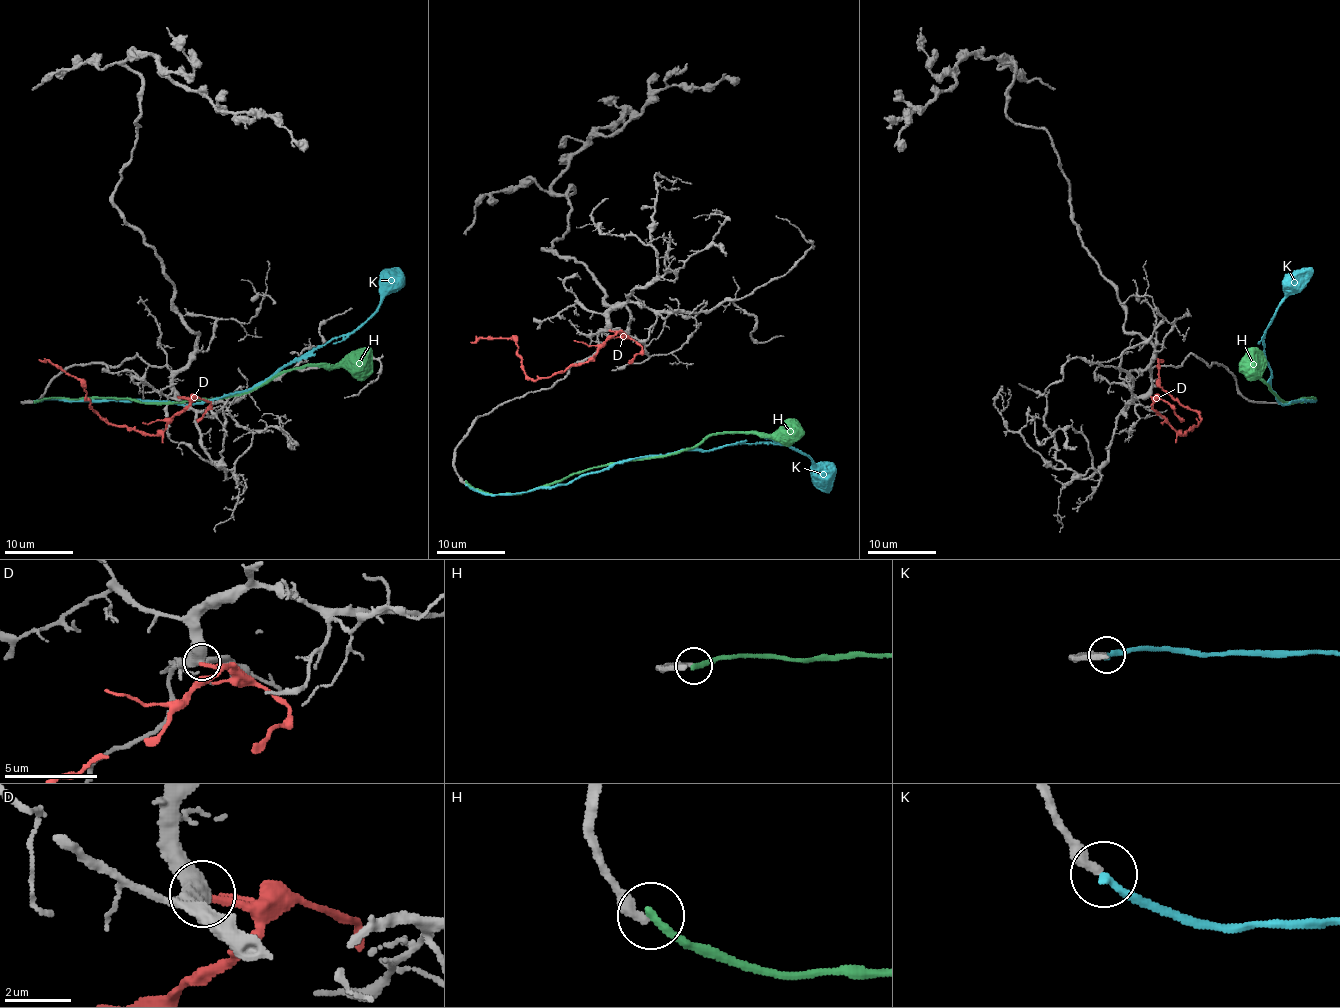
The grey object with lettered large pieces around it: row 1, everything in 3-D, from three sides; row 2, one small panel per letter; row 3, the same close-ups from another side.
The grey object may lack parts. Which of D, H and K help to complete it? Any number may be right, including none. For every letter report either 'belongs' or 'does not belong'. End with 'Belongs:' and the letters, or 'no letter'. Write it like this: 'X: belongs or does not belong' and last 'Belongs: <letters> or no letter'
D: does not belong
H: does not belong
K: belongs
Belongs: K

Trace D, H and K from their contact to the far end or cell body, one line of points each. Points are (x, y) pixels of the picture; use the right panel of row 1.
D: (1150, 396), (1155, 410), (1181, 434), (1198, 424), (1200, 415), (1181, 405), (1158, 383), (1162, 359)
H: (1303, 402), (1315, 398), (1281, 400), (1253, 371), (1253, 366), (1262, 366), (1251, 362)
K: (1305, 402), (1315, 400), (1296, 400), (1284, 405), (1270, 390), (1270, 367), (1263, 359), (1263, 333), (1310, 267)

